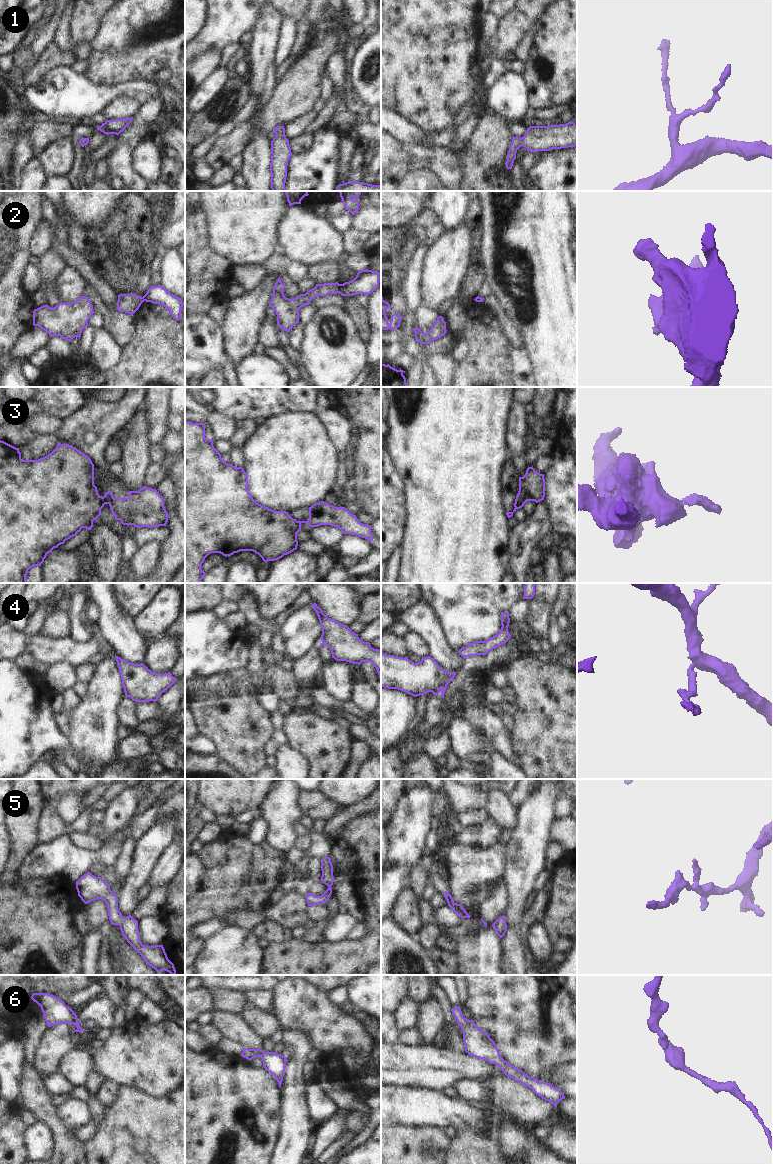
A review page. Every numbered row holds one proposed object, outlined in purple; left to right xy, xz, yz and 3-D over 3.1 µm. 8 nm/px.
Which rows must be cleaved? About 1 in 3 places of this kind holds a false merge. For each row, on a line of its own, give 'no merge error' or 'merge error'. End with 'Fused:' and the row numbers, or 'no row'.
1: no merge error
2: merge error
3: merge error
4: merge error
5: no merge error
6: no merge error
Fused: 2, 3, 4

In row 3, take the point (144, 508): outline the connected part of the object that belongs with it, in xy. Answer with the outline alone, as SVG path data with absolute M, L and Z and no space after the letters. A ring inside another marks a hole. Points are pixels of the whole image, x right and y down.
M143 486L138 491L129 491L128 498L114 498L112 491L103 496L104 504L110 506L116 520L123 525L137 528L166 526L168 516L164 500L156 489Z

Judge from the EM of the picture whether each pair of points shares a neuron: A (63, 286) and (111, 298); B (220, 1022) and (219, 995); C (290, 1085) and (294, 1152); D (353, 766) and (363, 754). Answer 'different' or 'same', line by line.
A: different
B: different
C: same
D: same

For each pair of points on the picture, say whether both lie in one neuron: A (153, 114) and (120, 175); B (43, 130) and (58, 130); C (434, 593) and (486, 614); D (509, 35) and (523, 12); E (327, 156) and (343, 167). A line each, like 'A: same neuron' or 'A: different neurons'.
A: same neuron
B: same neuron
C: same neuron
D: same neuron
E: different neurons

